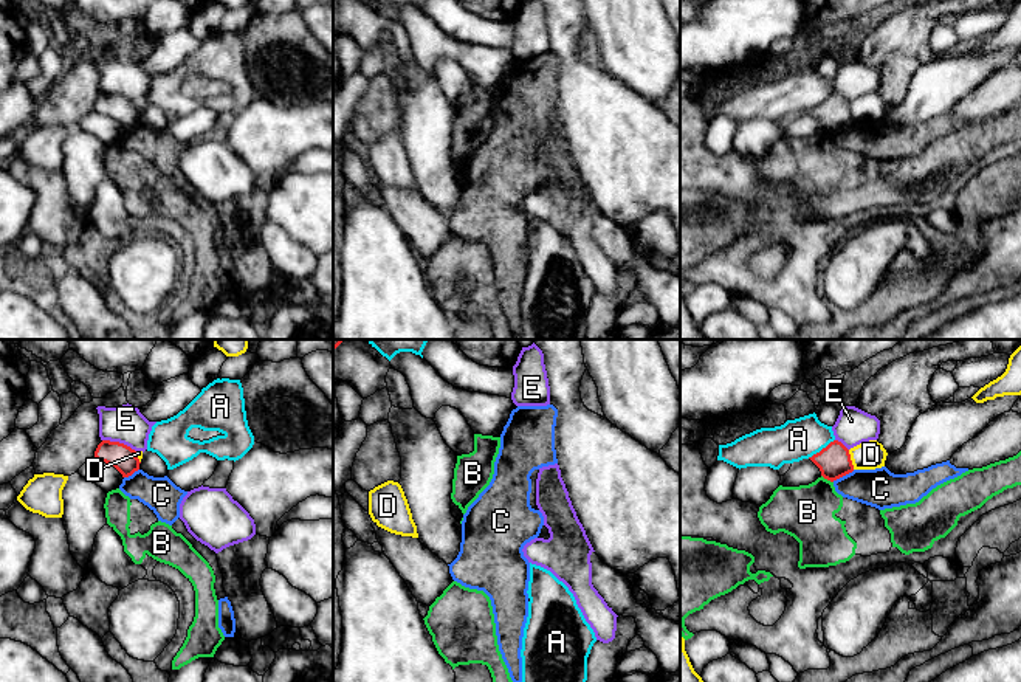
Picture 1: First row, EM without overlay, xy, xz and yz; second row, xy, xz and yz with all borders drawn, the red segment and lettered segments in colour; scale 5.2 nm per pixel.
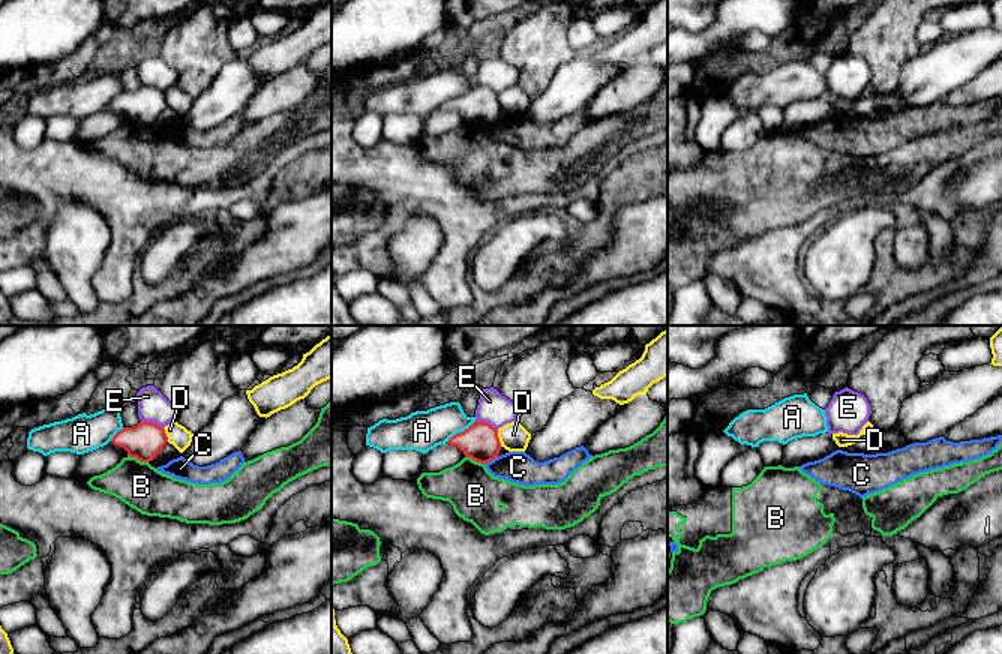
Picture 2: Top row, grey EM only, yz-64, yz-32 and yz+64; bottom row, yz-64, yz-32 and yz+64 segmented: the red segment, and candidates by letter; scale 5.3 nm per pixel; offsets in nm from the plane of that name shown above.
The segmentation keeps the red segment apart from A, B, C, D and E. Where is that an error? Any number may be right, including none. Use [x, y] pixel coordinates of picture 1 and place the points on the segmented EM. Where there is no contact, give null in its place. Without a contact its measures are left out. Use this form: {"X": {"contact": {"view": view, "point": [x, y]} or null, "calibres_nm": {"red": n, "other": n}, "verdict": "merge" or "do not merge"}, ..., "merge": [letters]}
{"A": {"contact": {"view": "yz", "point": [821, 450]}, "calibres_nm": {"red": 170, "other": 220}, "verdict": "do not merge"}, "B": {"contact": {"view": "yz", "point": [828, 479]}, "calibres_nm": {"red": 170, "other": 280}, "verdict": "do not merge"}, "C": {"contact": {"view": "yz", "point": [843, 475]}, "calibres_nm": {"red": 170, "other": 200}, "verdict": "do not merge"}, "D": {"contact": {"view": "yz", "point": [849, 459]}, "calibres_nm": {"red": 170, "other": 150}, "verdict": "do not merge"}, "E": {"contact": {"view": "xy", "point": [118, 442]}, "calibres_nm": {"red": 140, "other": 190}, "verdict": "do not merge"}, "merge": []}

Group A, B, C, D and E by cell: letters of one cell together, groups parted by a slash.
A / B / C / D / E

